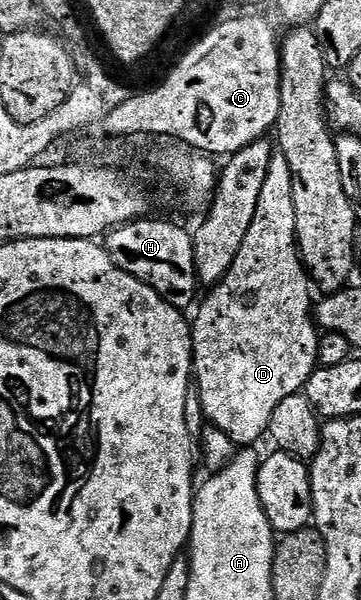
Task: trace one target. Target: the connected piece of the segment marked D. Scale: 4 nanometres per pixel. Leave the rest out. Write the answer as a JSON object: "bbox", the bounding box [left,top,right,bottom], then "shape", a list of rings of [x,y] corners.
{"bbox":[192,151,321,446],"shape":[[[274,151],[271,162],[267,166],[267,178],[263,181],[263,190],[259,193],[259,206],[255,206],[255,218],[251,222],[251,230],[247,230],[247,238],[243,238],[243,246],[239,246],[239,254],[235,254],[235,262],[229,273],[208,289],[209,297],[200,301],[201,309],[197,317],[192,317],[193,330],[193,374],[195,385],[202,398],[202,409],[205,411],[205,419],[210,425],[226,432],[238,446],[256,445],[256,440],[268,433],[271,414],[283,402],[283,398],[291,398],[298,395],[304,389],[307,378],[319,367],[317,363],[317,351],[321,337],[315,323],[315,296],[309,293],[311,281],[309,274],[301,262],[301,254],[297,247],[297,227],[295,226],[295,198],[293,197],[293,179],[291,178],[291,166],[287,166],[287,158],[283,158],[281,151]]]}

